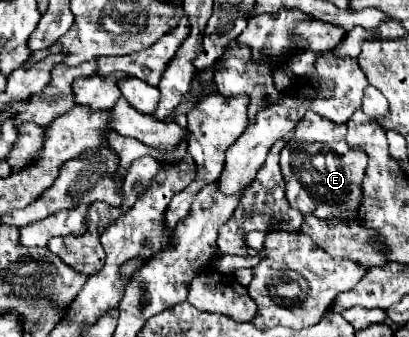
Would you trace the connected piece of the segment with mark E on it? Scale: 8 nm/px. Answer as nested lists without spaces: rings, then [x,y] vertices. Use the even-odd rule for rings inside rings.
[[[308,110],[304,118],[298,122],[294,128],[294,134],[288,142],[288,146],[280,152],[280,166],[282,166],[282,176],[286,182],[286,200],[290,208],[300,210],[302,214],[314,214],[320,220],[328,220],[330,216],[334,218],[356,218],[358,210],[362,206],[362,178],[364,178],[364,168],[368,164],[368,156],[362,150],[352,150],[346,142],[346,124],[330,122],[328,118],[314,114]],[[310,146],[322,146],[316,154],[310,154]]]

